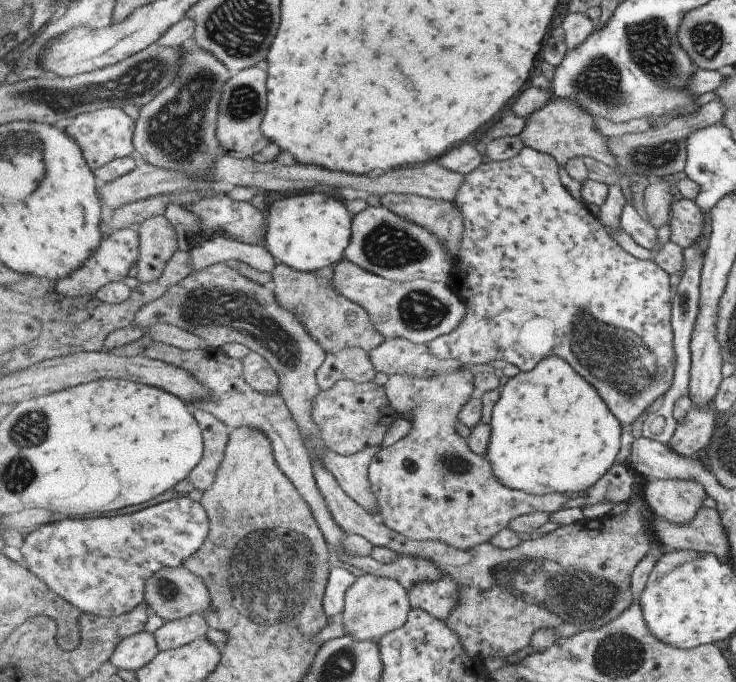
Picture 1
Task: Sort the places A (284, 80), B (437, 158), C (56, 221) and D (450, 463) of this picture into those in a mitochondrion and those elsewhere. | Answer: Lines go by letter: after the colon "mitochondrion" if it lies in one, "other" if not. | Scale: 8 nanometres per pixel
A: other
B: other
C: other
D: mitochondrion

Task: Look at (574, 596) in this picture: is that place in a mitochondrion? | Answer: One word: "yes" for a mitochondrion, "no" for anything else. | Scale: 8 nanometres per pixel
yes

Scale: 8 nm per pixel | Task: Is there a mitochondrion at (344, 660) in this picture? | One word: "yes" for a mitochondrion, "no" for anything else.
yes

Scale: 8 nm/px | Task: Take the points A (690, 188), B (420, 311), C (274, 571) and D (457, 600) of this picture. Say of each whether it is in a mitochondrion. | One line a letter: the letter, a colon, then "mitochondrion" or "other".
A: other
B: mitochondrion
C: mitochondrion
D: other

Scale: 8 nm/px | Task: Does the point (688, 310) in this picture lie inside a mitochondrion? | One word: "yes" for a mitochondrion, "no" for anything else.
no

